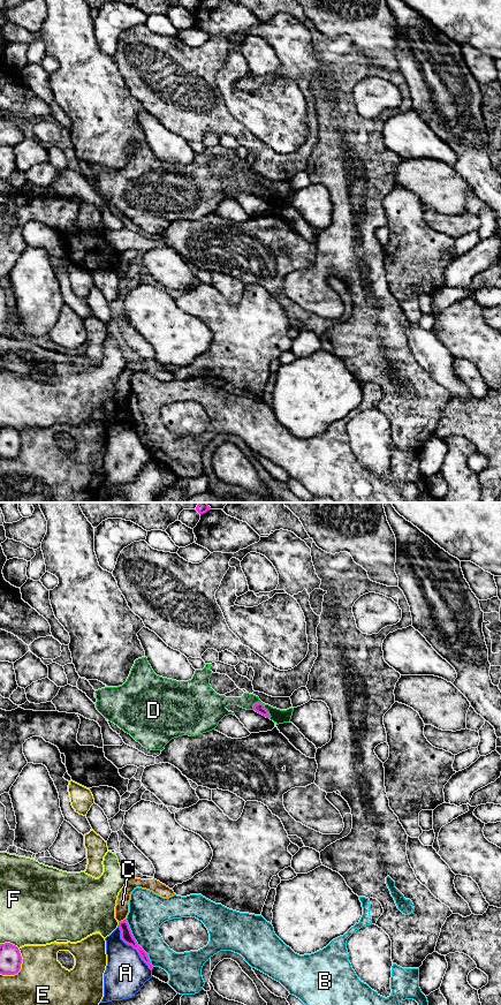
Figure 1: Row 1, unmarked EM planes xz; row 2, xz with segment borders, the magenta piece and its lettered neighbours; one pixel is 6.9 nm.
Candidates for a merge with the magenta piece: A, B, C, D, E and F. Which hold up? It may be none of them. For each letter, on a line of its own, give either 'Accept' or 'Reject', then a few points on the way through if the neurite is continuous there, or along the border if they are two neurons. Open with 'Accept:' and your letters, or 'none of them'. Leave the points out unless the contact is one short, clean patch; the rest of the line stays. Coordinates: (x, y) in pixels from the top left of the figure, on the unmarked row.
Accept: none of them
A: Reject
B: Reject
C: Reject
D: Reject. Boundary: xz (252, 188), (262, 187), (270, 201)
E: Reject
F: Reject

